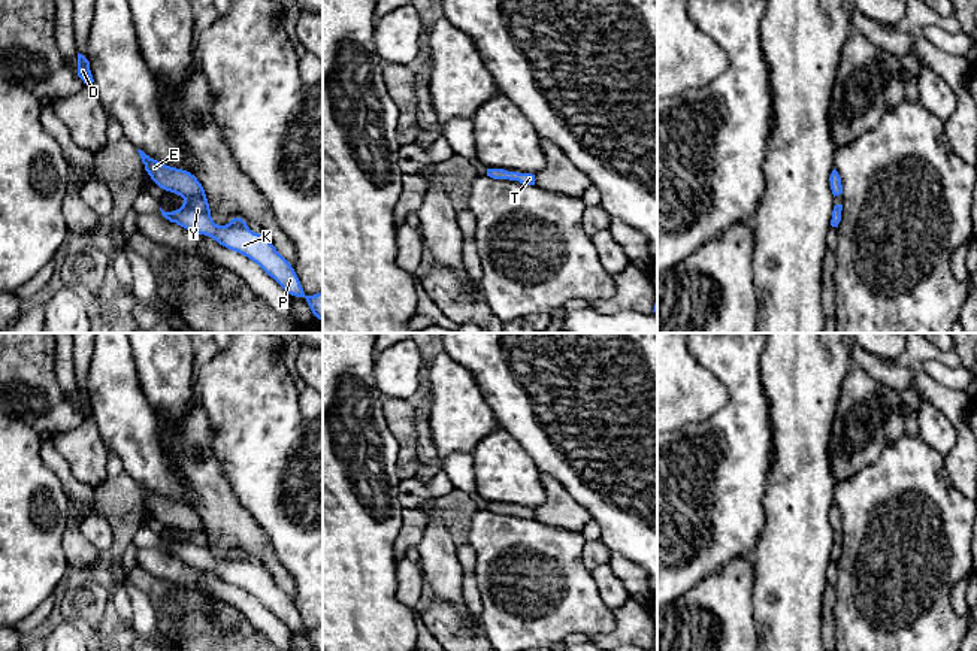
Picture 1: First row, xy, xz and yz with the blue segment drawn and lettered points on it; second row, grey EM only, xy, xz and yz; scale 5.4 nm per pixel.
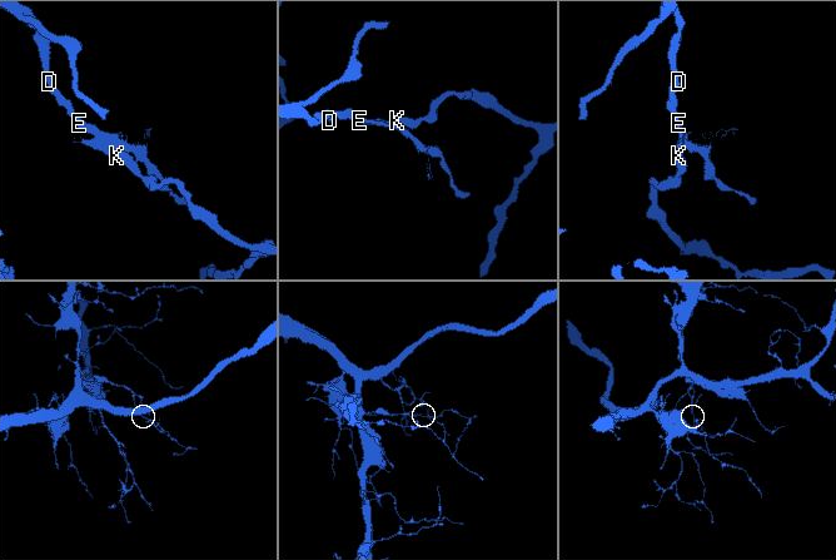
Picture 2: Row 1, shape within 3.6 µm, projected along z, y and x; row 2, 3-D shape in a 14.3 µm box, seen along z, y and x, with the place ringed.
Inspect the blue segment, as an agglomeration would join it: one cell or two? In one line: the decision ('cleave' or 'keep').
keep

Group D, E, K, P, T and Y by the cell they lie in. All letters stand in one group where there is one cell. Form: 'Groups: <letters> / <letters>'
Groups: D E K P T Y

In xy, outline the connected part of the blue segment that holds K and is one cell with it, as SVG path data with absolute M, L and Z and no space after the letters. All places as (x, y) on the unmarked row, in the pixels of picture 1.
M140 484L137 487L154 520L188 533L181 543L172 546L164 546L160 542L166 554L190 567L211 570L221 581L248 591L276 615L288 630L306 635L314 651L323 651L323 626L306 630L293 599L278 587L264 569L248 566L248 555L241 549L233 549L227 561L217 561L211 552L206 526L194 508L167 502Z

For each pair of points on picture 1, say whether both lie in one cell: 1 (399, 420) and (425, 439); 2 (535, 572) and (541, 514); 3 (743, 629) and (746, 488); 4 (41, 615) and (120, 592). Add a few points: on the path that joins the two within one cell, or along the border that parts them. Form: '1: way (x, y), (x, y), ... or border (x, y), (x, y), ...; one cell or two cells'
1: border (414, 406), (420, 462), (417, 469); two cells
2: border (535, 518), (550, 526), (574, 530); two cells
3: border (752, 560), (732, 559), (711, 572); two cells
4: way (57, 595), (73, 577), (99, 575); one cell

